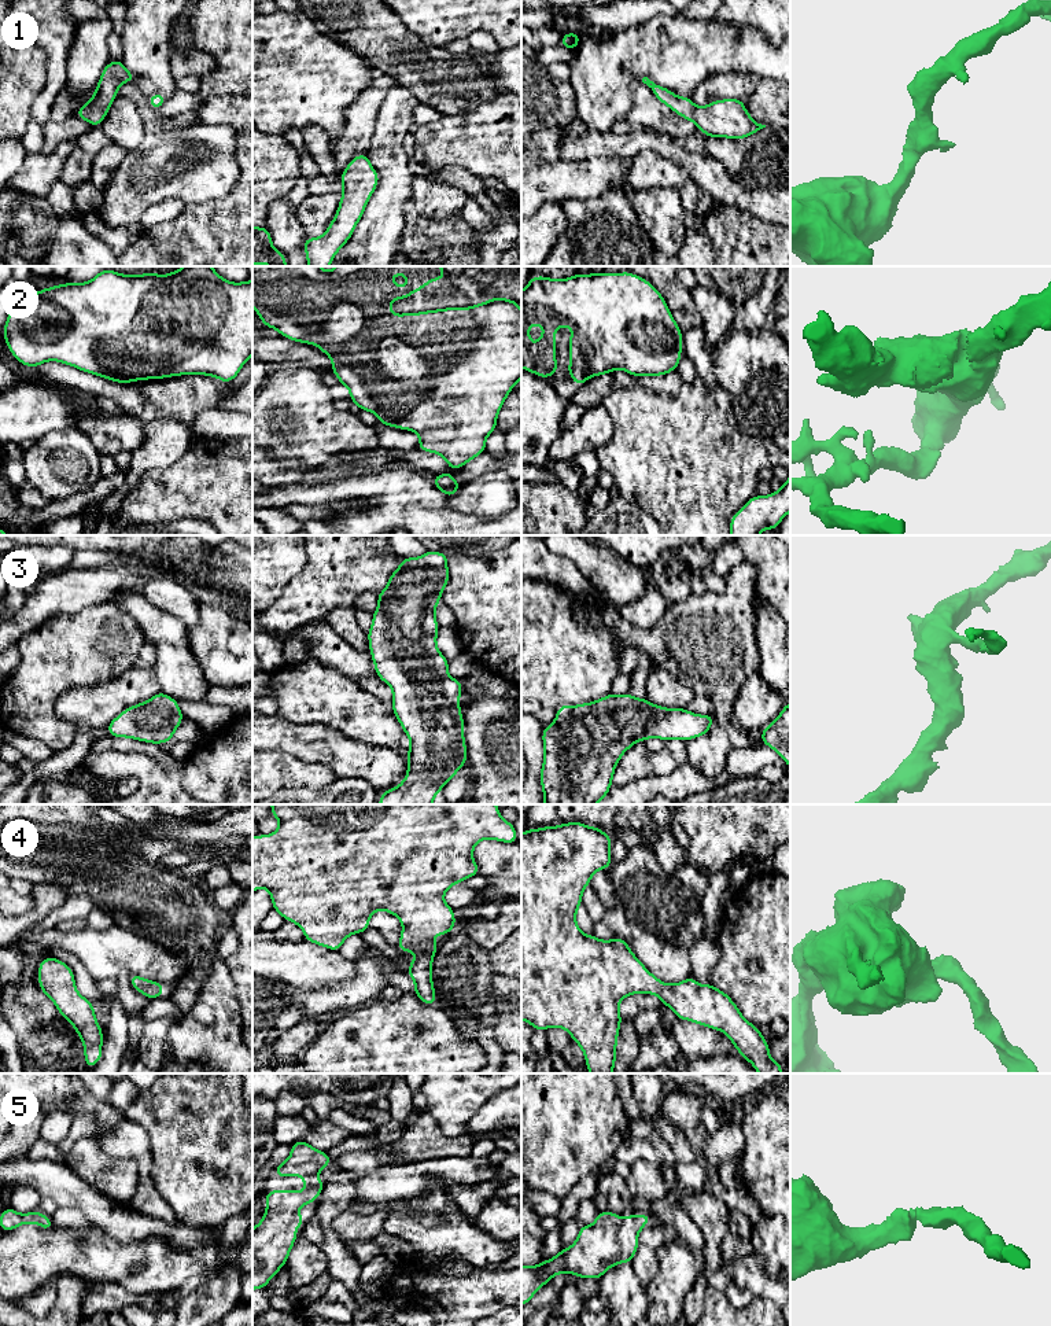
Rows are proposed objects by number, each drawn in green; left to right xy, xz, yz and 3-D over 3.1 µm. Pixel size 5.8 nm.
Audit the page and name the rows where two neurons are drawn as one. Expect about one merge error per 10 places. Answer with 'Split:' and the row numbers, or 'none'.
Split: none

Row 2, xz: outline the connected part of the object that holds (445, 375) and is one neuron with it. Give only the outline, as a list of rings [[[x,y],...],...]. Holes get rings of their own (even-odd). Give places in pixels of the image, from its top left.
[[[252,266],[252,307],[261,316],[265,327],[274,328],[280,336],[294,342],[316,345],[332,360],[332,372],[340,384],[350,391],[350,399],[361,410],[372,412],[379,421],[388,427],[410,430],[420,437],[417,450],[431,452],[442,456],[451,469],[460,469],[464,464],[486,452],[487,437],[497,430],[497,416],[504,402],[516,383],[521,379],[521,309],[513,299],[494,296],[479,305],[469,307],[445,307],[438,310],[425,310],[420,313],[391,314],[391,302],[394,299],[410,298],[414,291],[423,291],[434,280],[445,280],[446,272],[442,266],[336,266],[331,272],[320,266]],[[392,275],[406,275],[408,286],[395,286]]]

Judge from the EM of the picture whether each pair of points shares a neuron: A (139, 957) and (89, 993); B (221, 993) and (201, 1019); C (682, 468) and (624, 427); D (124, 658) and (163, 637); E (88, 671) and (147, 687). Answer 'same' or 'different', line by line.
A: different
B: same
C: same
D: different
E: different

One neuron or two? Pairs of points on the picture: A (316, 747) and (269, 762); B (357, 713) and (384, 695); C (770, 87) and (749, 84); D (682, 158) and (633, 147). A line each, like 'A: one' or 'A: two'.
A: two
B: two
C: two
D: one

